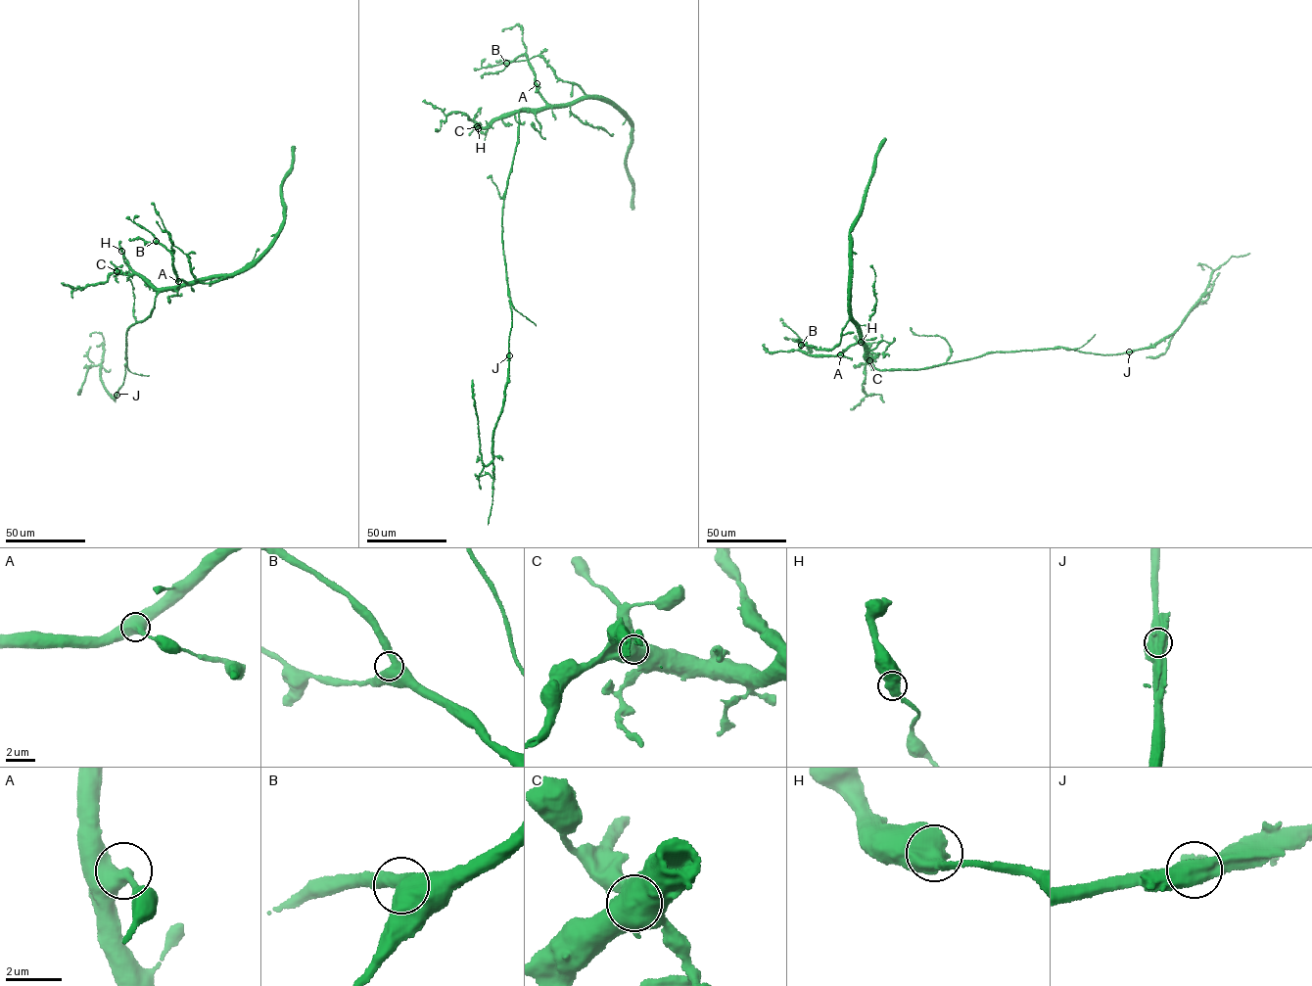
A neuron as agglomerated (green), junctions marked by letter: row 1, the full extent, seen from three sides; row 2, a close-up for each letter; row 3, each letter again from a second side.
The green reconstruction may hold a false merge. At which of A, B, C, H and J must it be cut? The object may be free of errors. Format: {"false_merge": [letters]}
{"false_merge": ["J"]}

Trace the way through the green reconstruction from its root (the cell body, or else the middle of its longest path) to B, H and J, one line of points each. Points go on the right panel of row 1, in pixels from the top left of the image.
B: (866, 355), (866, 349), (860, 342), (850, 345), (834, 355), (808, 354), (800, 351), (801, 345)
H: (866, 355), (866, 359), (865, 352), (869, 344), (861, 342)
J: (866, 355), (869, 364), (878, 369), (908, 370), (1001, 351), (1061, 348), (1103, 354), (1129, 352)

